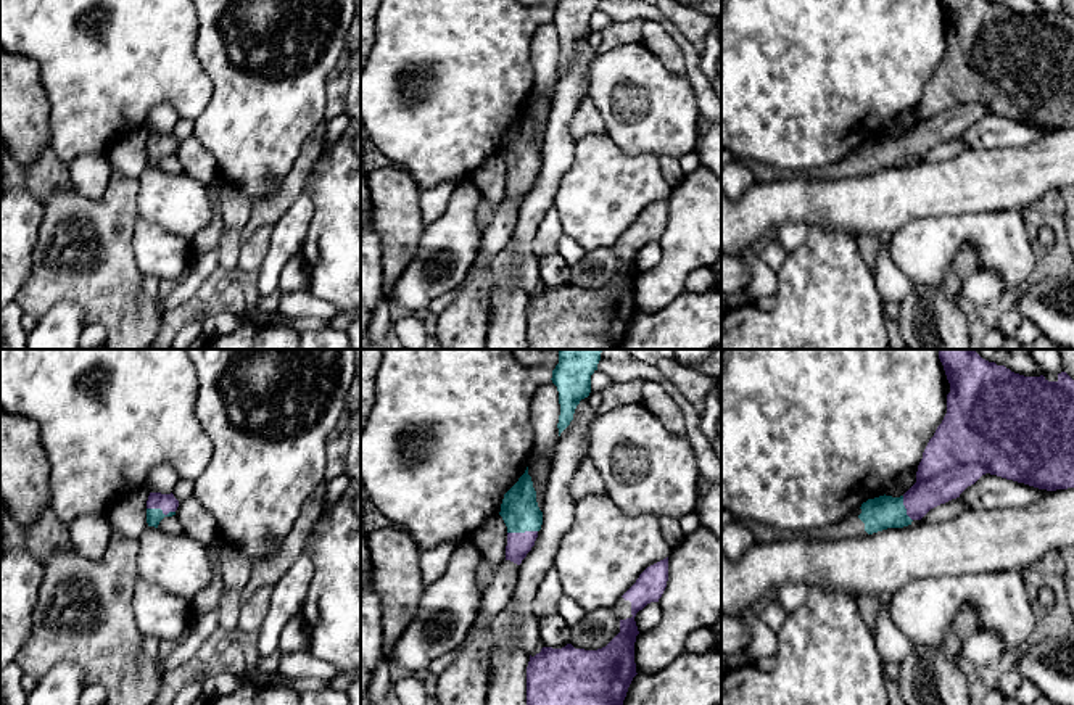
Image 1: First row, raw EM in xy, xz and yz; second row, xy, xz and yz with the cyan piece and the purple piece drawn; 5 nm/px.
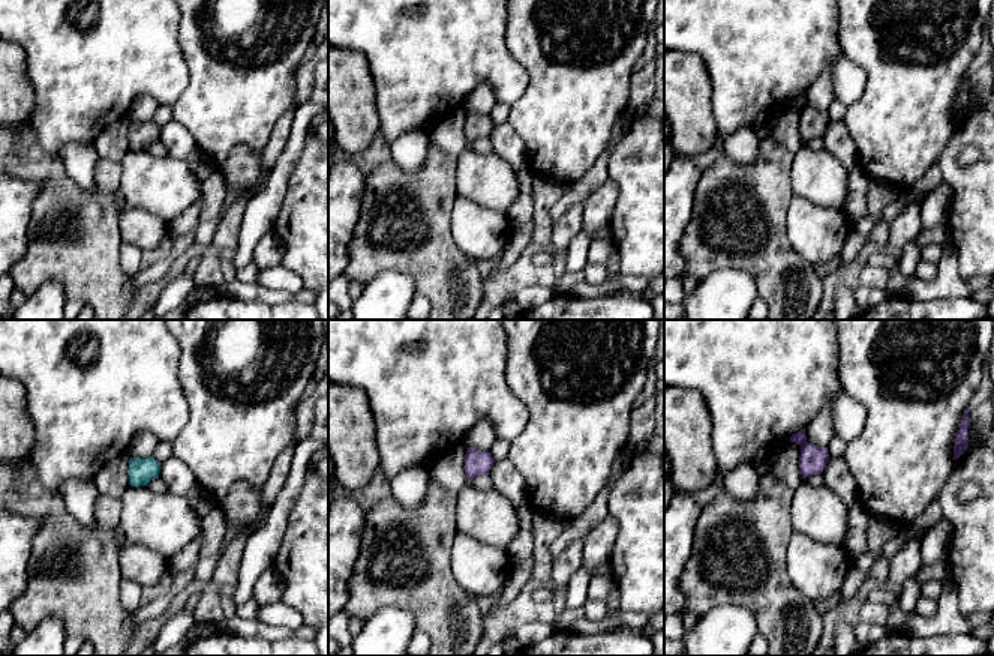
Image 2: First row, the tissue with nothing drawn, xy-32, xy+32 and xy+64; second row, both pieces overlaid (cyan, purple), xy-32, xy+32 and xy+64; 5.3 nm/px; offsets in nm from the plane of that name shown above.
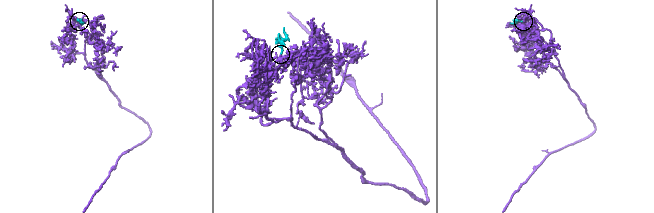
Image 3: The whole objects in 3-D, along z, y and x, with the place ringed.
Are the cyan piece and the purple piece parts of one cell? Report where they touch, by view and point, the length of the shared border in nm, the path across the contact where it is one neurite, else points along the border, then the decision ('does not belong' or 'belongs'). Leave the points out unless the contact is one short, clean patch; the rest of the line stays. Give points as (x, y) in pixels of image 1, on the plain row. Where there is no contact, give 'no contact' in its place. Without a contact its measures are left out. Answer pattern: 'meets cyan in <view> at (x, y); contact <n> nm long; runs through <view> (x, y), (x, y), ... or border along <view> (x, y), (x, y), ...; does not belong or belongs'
meets cyan in xy at (161, 150); contact 150 nm long; runs through xy (153, 155), (161, 150), (166, 142); belongs

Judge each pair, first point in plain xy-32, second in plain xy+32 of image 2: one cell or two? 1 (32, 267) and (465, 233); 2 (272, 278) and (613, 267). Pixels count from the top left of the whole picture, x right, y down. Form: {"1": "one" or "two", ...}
{"1": "two", "2": "two"}

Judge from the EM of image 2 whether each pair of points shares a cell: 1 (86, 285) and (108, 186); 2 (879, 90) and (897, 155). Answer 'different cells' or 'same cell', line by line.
1: same cell
2: same cell

